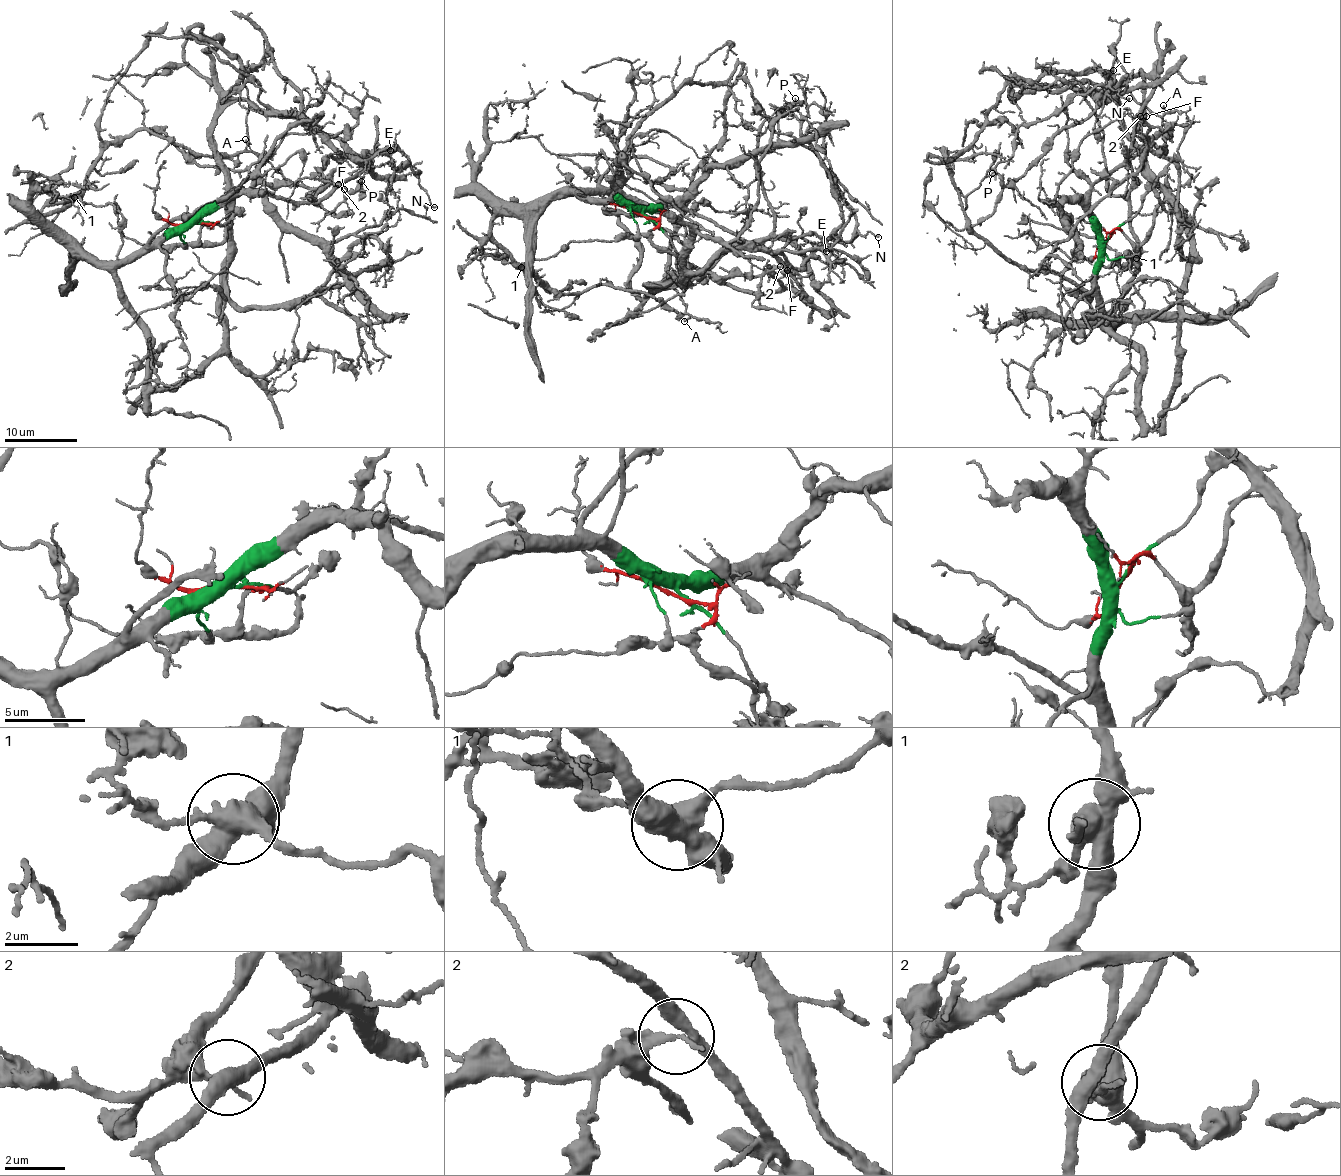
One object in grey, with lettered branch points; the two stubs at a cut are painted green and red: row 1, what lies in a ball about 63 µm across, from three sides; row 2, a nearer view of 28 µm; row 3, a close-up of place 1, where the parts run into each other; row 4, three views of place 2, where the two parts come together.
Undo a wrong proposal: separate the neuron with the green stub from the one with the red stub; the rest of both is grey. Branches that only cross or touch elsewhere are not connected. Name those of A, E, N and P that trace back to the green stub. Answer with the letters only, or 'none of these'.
A

